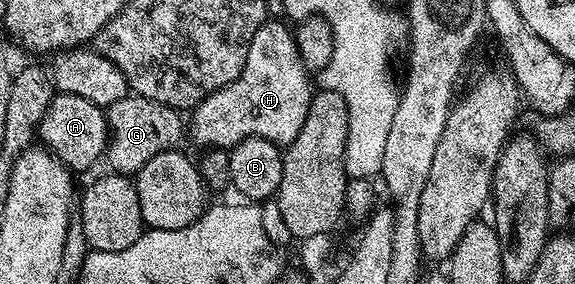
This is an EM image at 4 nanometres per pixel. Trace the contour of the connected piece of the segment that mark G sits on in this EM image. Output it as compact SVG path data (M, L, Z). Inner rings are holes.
M134 93L115 101L106 108L106 112L109 138L105 159L106 162L109 161L108 168L116 174L134 176L144 167L146 161L152 160L157 153L176 148L182 133L185 133L184 118L182 121L182 114L176 108Z

